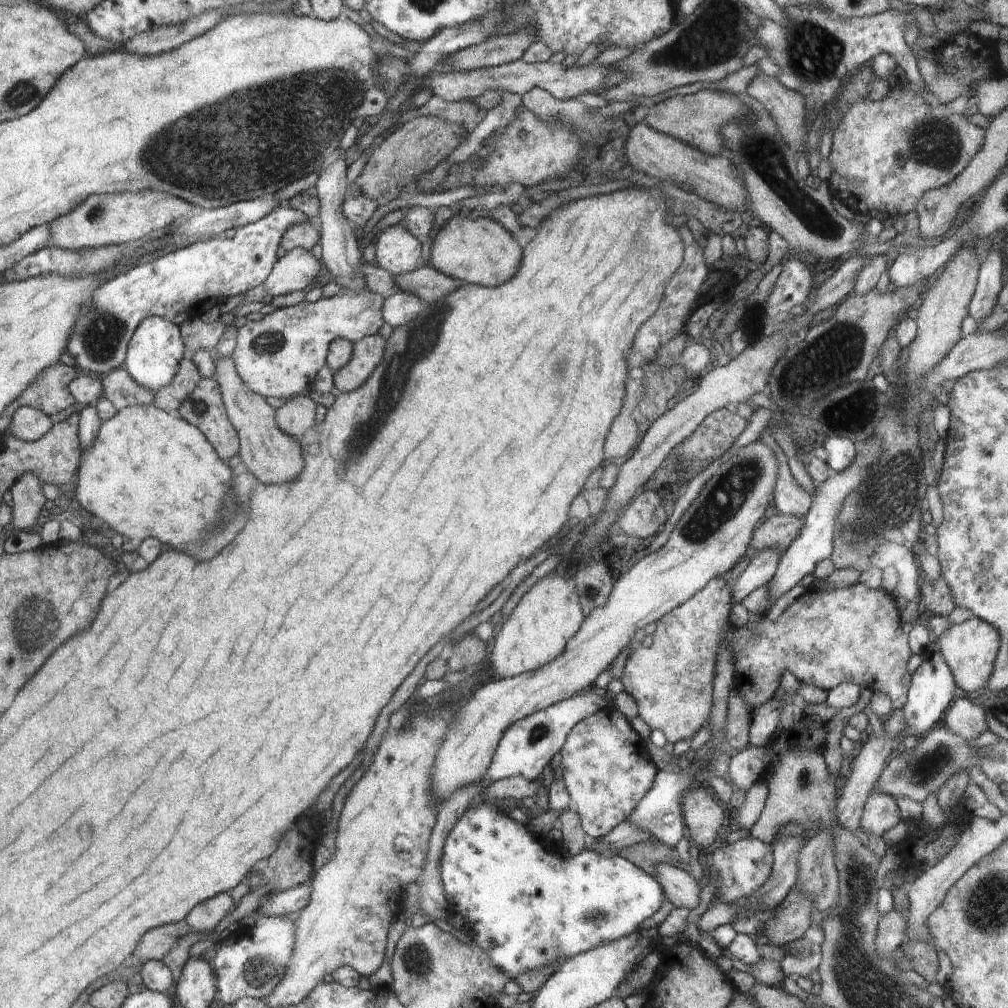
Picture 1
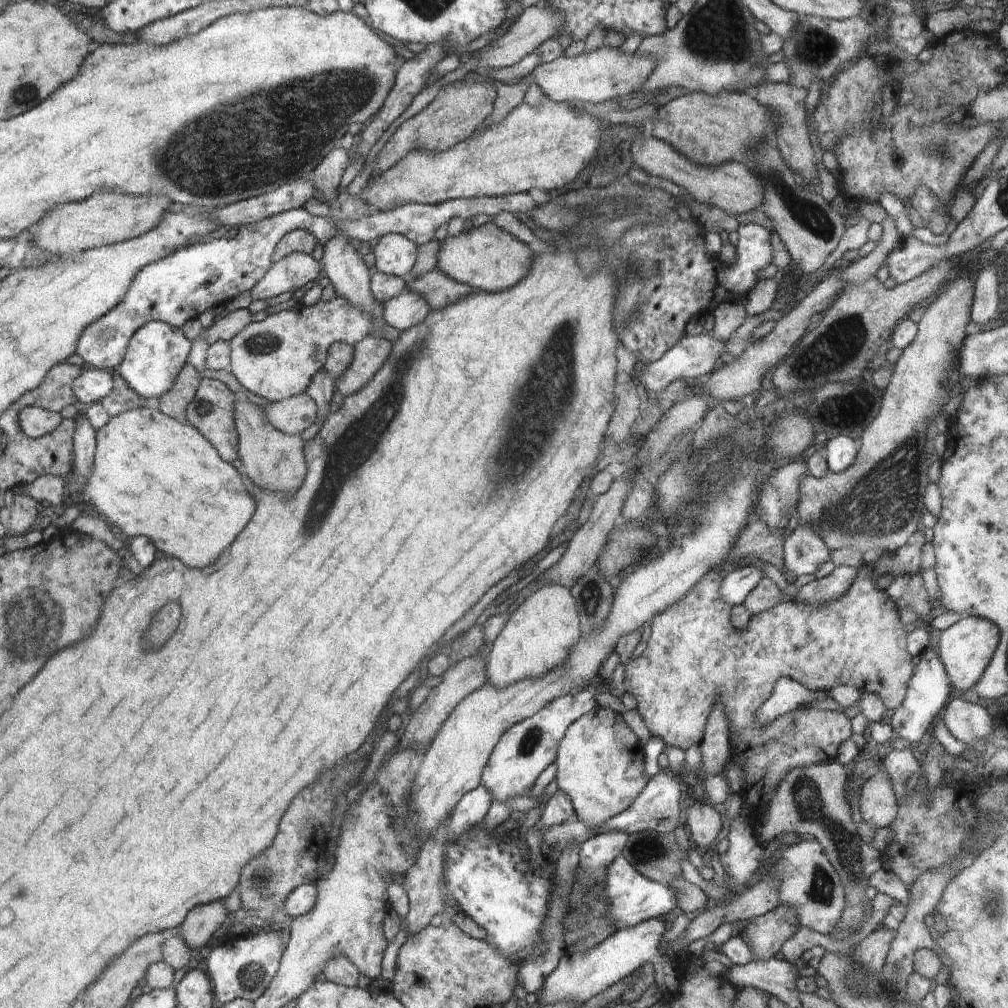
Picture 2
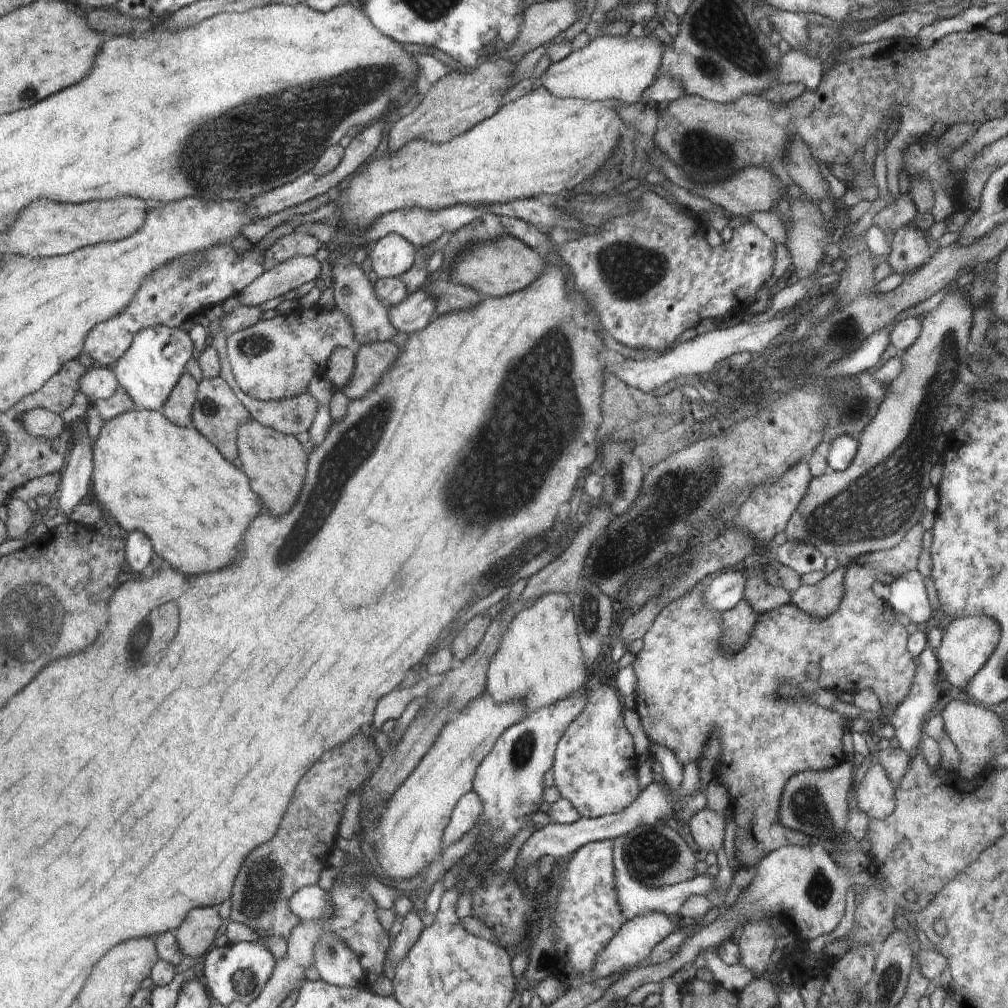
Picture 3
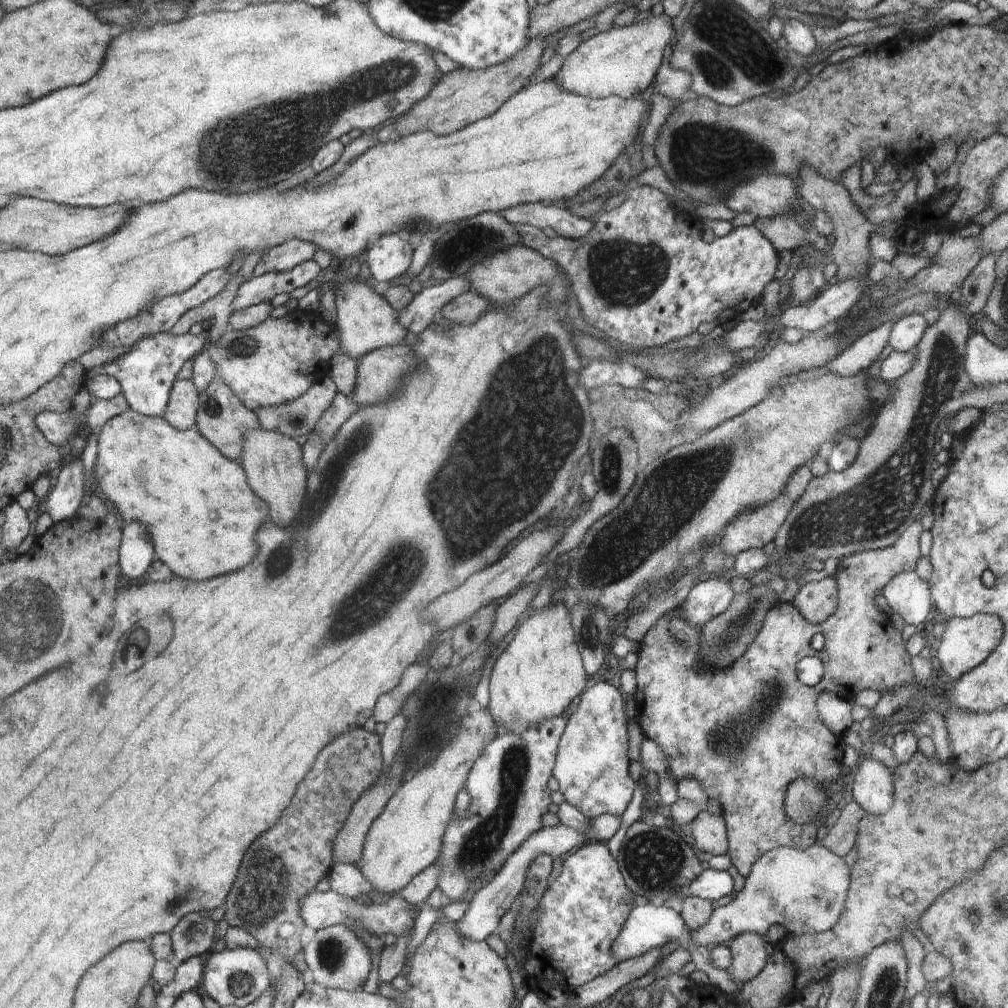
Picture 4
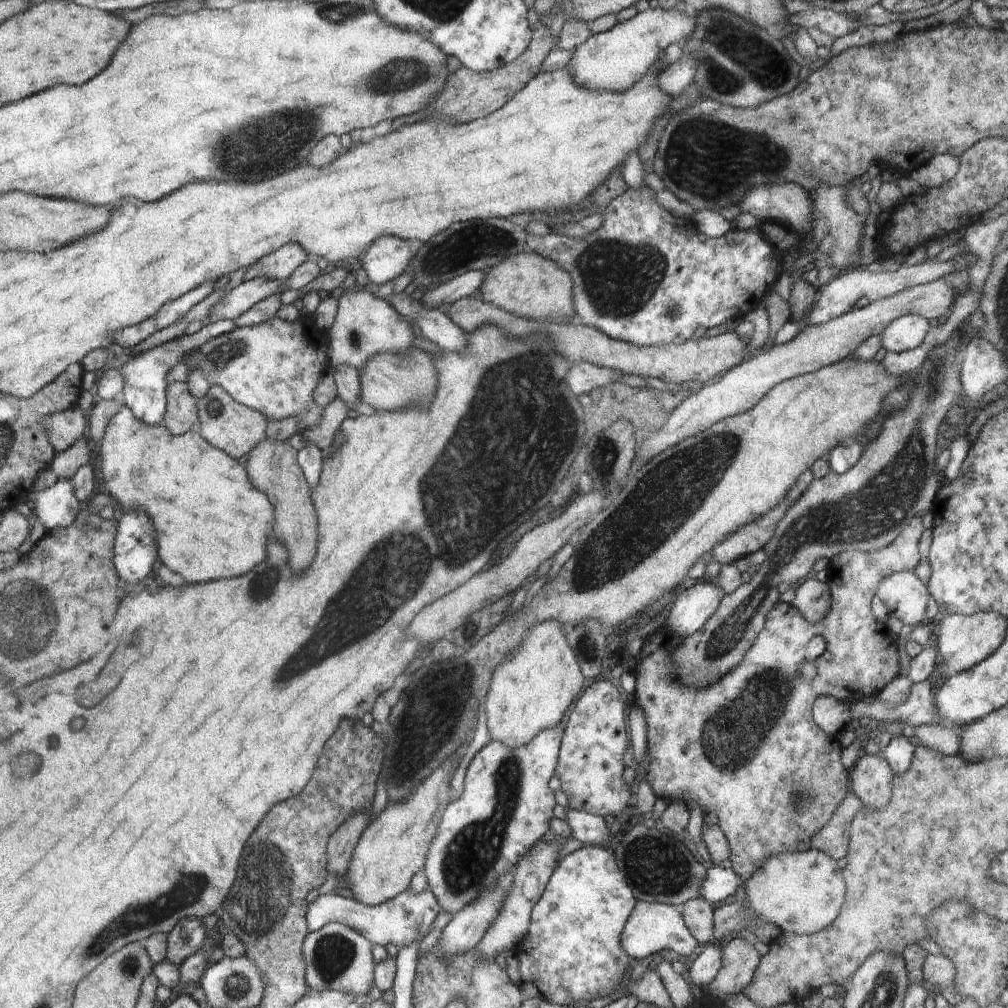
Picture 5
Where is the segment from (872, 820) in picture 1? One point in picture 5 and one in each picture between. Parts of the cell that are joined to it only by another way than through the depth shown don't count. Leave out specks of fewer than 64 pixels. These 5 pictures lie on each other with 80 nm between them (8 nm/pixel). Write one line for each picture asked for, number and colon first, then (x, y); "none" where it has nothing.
2: (878, 805)
3: (876, 794)
4: (871, 787)
5: (871, 777)

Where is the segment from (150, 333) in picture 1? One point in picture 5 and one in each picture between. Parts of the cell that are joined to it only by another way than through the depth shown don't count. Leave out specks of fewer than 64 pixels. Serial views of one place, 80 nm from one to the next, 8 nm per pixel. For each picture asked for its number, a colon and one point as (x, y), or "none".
2: (155, 356)
3: (149, 370)
4: (147, 374)
5: (145, 391)

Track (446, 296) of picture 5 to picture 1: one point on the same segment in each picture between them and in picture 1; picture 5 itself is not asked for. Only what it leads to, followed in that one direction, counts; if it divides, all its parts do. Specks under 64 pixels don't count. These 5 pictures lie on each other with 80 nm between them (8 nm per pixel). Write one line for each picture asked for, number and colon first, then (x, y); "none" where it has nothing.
1: (400, 308)
2: (408, 308)
3: (415, 311)
4: (418, 314)

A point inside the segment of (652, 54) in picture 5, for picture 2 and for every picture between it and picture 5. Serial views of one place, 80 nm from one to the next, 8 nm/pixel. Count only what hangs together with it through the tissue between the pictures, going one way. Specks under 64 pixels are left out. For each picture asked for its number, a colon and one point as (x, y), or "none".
2: (606, 73)
3: (617, 68)
4: (622, 62)

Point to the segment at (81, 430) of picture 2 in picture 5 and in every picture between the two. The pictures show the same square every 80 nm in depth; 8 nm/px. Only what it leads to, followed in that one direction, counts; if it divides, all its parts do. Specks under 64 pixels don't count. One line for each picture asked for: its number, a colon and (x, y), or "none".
3: (74, 481)
4: (63, 500)
5: (56, 506)

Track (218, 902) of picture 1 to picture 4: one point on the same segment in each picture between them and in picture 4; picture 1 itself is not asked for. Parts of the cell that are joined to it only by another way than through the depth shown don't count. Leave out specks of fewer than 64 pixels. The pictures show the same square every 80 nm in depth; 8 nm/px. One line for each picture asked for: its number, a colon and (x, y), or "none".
2: (201, 926)
3: (198, 931)
4: (194, 935)

